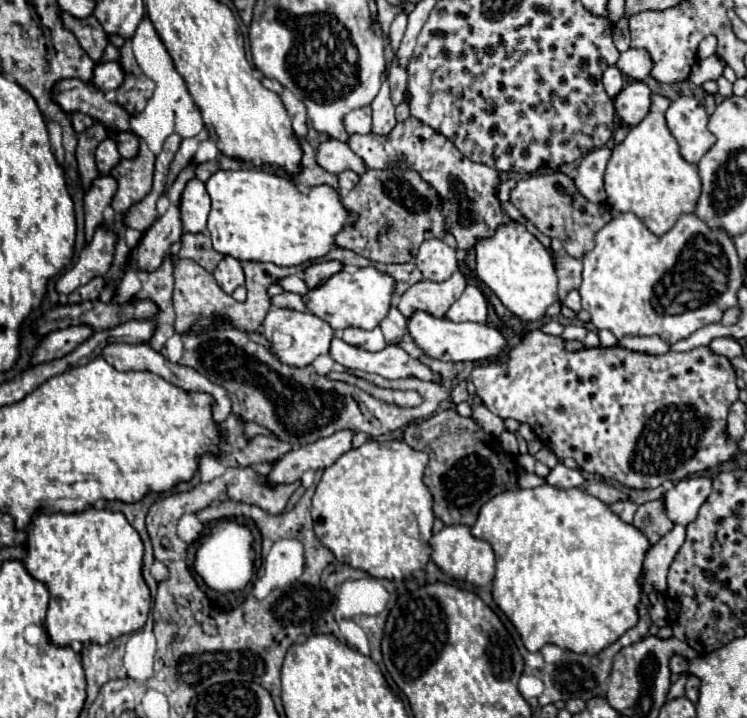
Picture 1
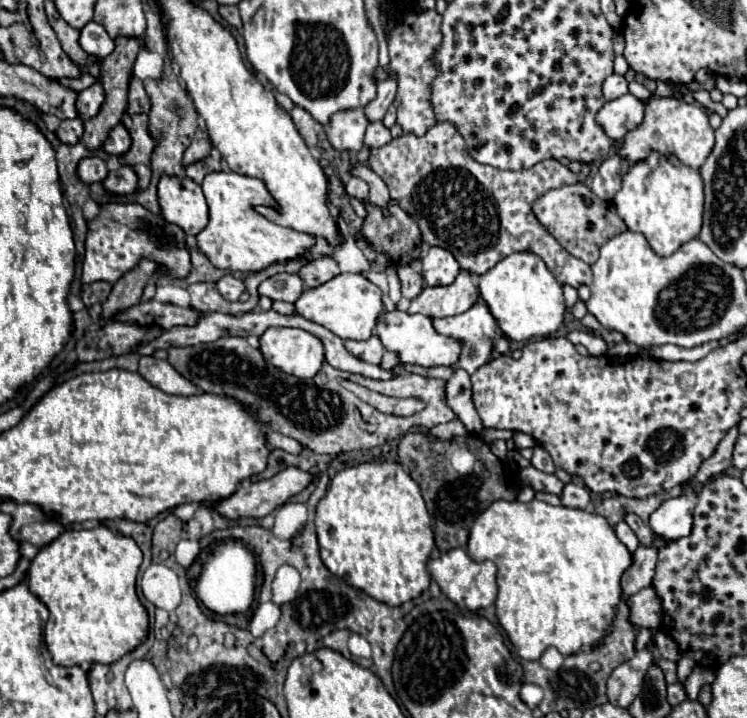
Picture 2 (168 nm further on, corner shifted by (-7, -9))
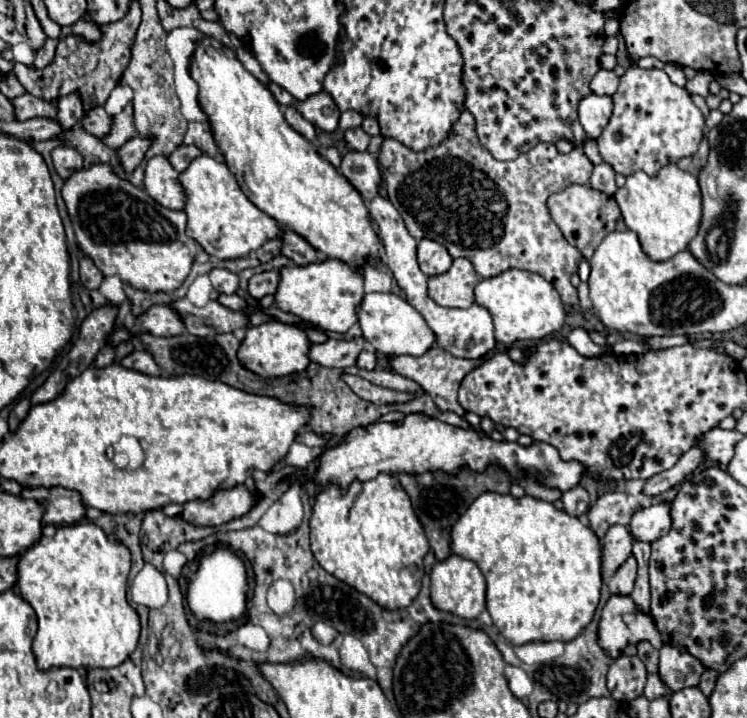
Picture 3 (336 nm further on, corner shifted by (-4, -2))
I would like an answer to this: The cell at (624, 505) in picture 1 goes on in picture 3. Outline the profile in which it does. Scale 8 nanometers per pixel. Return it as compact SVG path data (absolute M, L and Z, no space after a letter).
M613 526L603 538L603 572L615 574L615 570L631 556L631 536L627 526Z

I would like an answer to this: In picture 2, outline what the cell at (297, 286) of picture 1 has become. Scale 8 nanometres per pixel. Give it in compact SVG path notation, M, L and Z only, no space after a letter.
M290 273L272 275L258 287L260 295L270 297L272 301L288 301L288 303L294 303L300 297L300 291L304 291L302 279Z

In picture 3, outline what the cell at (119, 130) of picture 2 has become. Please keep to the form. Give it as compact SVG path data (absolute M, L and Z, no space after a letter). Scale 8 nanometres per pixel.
M93 108L83 116L83 128L85 132L97 136L97 138L105 138L111 132L111 116L105 112L105 108Z

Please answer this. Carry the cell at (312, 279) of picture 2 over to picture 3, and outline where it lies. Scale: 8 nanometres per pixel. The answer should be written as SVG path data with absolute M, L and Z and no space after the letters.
M287 230L281 240L283 240L283 250L281 250L281 254L287 256L287 258L291 258L297 266L321 262L319 256L317 256L317 250L315 250L305 238L301 238L299 234Z

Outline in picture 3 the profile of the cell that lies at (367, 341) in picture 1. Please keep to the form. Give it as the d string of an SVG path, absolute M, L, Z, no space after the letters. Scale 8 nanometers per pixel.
M329 338L323 344L313 344L309 356L313 362L329 368L347 368L353 366L365 348L365 338L351 338L351 340L335 340Z

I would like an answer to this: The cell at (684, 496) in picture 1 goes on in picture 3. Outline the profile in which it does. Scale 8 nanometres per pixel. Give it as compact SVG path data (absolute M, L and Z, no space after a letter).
M661 502L661 504L639 510L629 524L631 536L637 540L645 540L645 542L653 542L665 536L673 524L669 516L669 508L671 508L669 502Z

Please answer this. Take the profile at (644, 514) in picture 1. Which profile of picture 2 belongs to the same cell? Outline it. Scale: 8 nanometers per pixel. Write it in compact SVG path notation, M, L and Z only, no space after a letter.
M654 539L654 547L638 547L632 555L632 565L622 575L622 595L634 595L640 589L652 585L656 567L656 547L664 545L664 539Z

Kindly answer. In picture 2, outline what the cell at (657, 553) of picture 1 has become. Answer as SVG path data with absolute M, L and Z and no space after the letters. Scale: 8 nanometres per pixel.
M646 587L644 591L638 591L628 599L628 609L630 609L630 623L636 629L648 627L654 633L660 629L660 619L662 619L662 607L660 599L656 599L656 593L652 587Z

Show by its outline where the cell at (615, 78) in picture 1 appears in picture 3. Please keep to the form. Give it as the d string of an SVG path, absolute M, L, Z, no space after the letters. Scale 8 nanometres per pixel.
M599 70L591 80L591 90L593 94L599 94L599 96L603 94L613 96L613 92L617 92L617 84L619 84L619 76L613 70Z

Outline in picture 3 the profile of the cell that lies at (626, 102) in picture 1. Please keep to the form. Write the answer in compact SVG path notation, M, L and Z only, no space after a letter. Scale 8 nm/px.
M591 94L579 102L579 120L591 138L597 138L603 132L611 114L613 114L611 96Z

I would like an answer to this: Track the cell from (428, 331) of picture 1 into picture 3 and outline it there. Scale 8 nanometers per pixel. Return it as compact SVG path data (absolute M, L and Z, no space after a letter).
M365 294L361 308L359 308L359 326L363 330L365 340L377 350L387 356L423 356L433 344L437 342L437 336L433 336L433 330L425 324L423 316L403 298L397 294Z

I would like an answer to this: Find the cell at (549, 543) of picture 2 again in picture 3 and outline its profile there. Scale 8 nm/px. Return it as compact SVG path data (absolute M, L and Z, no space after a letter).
M485 492L481 494L469 508L467 512L457 520L457 524L453 526L451 532L451 550L455 554L459 554L461 558L473 560L479 564L485 580L487 580L487 610L493 618L493 624L499 628L499 632L505 636L505 640L513 646L523 646L529 642L537 642L537 640L559 640L559 642L569 642L573 640L573 636L577 636L577 632L581 632L581 628L585 628L585 624L589 624L589 620L593 620L599 598L601 598L601 542L597 538L597 534L591 530L591 526L583 524L577 516L569 516L565 510L557 510L551 502L533 498L533 496L523 496L523 498L513 498L511 494L501 496L497 492Z

